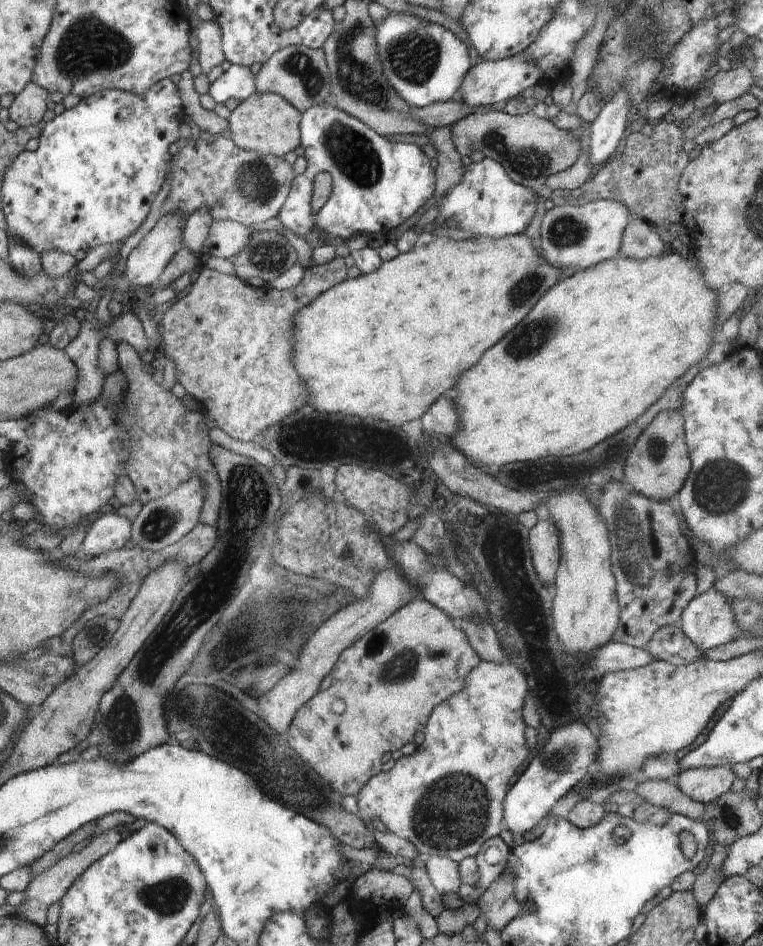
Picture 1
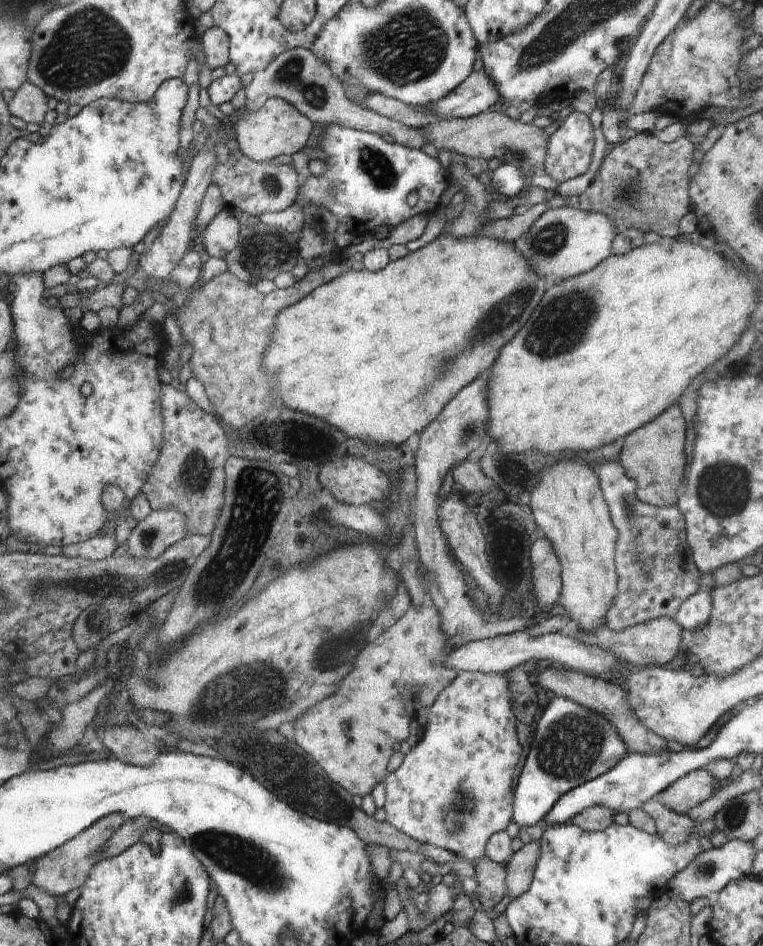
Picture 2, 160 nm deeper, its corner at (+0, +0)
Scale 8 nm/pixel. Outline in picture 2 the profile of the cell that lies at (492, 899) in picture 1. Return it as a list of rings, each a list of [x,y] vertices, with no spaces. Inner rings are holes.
[[[531,841],[515,852],[507,862],[505,883],[507,894],[515,899],[529,889],[534,878],[535,866],[541,855],[540,841]]]

